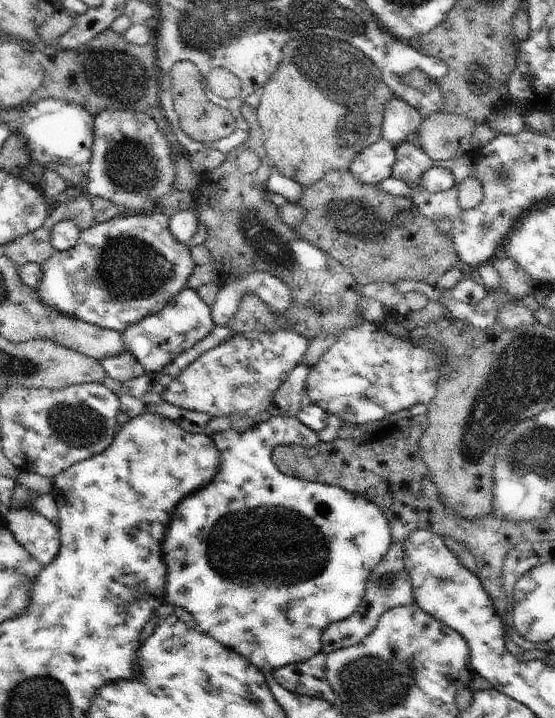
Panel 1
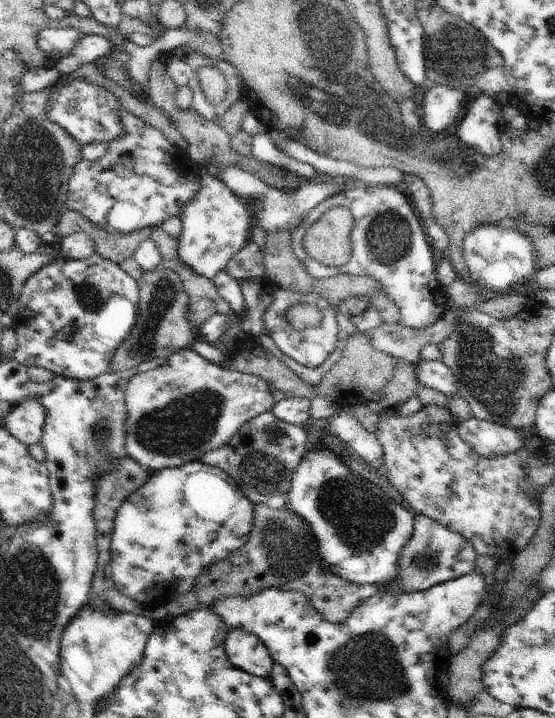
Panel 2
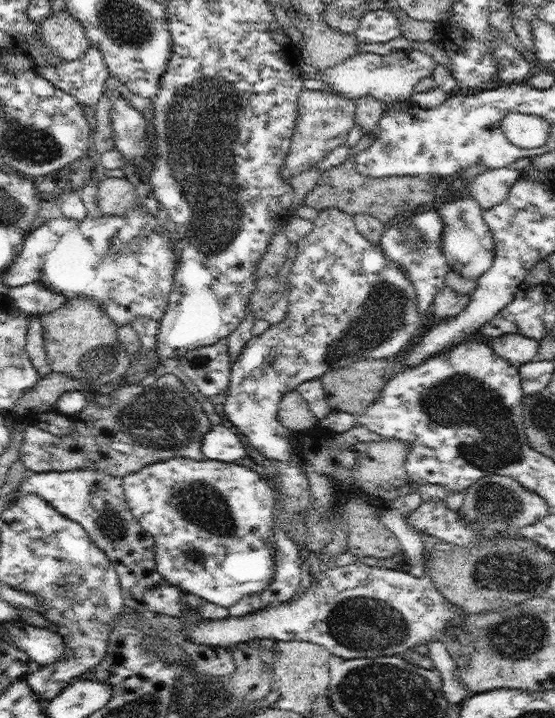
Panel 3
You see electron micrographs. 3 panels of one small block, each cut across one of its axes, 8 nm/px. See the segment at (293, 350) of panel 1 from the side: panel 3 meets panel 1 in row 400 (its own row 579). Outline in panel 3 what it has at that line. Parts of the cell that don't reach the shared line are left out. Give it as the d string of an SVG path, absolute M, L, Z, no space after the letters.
M174 457L166 459L162 462L155 462L154 464L142 467L138 472L126 475L123 478L123 491L125 492L126 502L130 512L134 518L142 525L144 530L147 530L155 540L156 549L156 570L158 574L164 578L164 582L182 588L188 594L196 594L200 598L204 598L206 602L218 604L230 608L238 603L244 596L250 594L260 594L264 589L270 586L274 575L274 555L275 555L275 534L273 526L275 521L272 519L272 512L274 512L274 490L268 483L268 478L256 473L254 470L235 463L227 463L219 461L218 459L204 459L194 460L191 458Z

